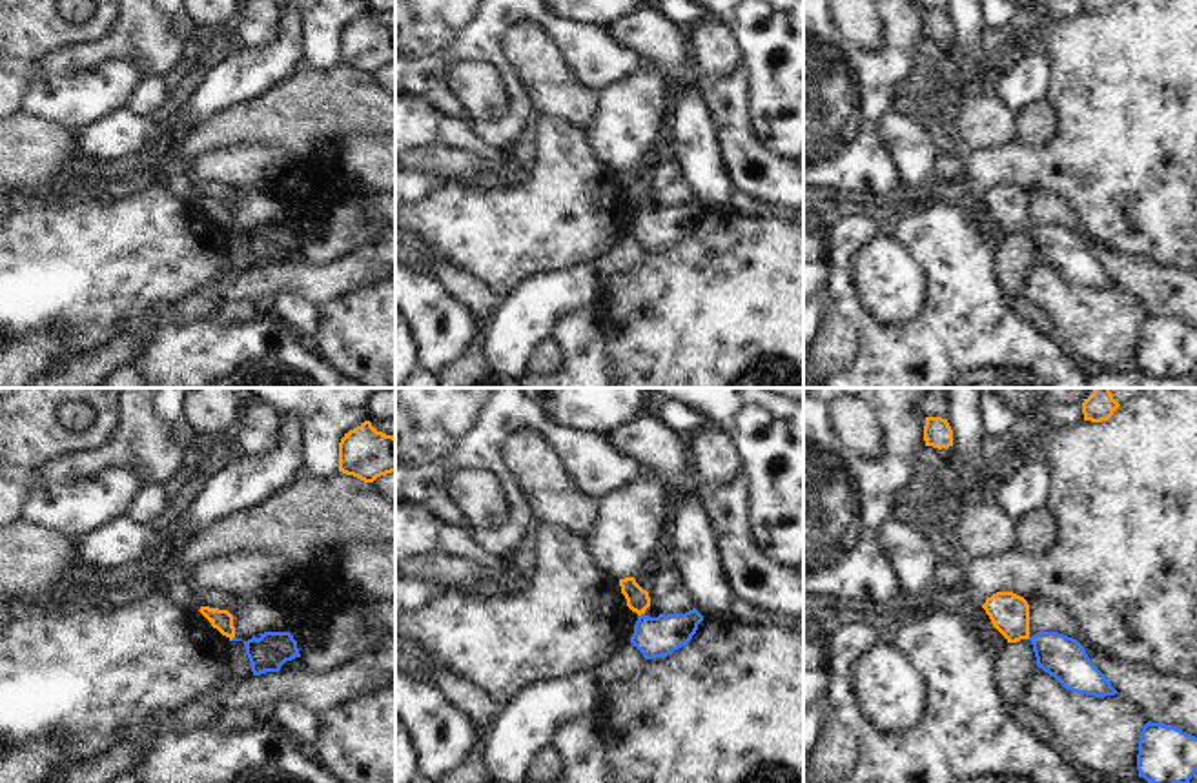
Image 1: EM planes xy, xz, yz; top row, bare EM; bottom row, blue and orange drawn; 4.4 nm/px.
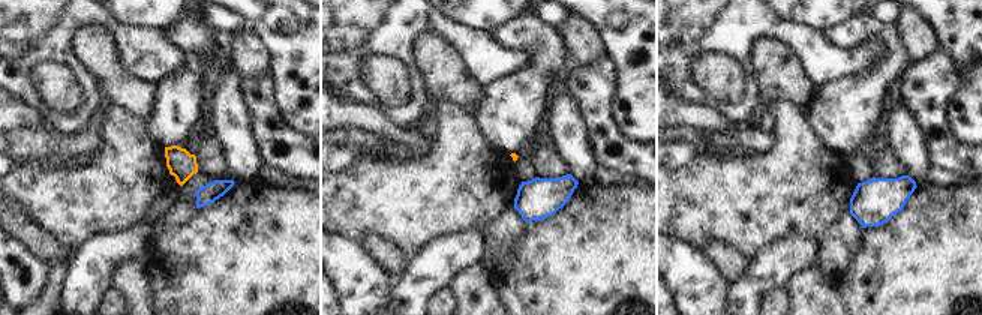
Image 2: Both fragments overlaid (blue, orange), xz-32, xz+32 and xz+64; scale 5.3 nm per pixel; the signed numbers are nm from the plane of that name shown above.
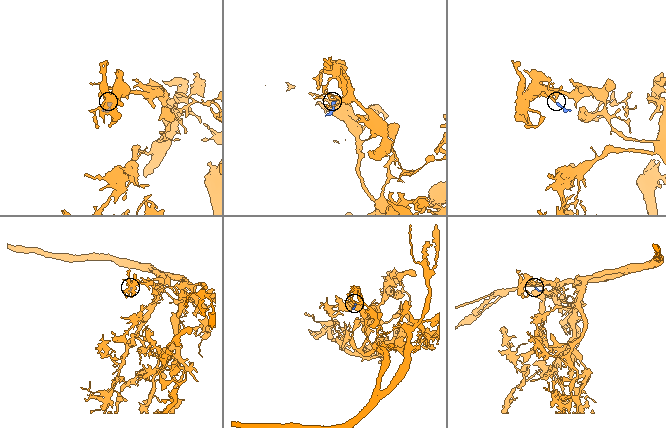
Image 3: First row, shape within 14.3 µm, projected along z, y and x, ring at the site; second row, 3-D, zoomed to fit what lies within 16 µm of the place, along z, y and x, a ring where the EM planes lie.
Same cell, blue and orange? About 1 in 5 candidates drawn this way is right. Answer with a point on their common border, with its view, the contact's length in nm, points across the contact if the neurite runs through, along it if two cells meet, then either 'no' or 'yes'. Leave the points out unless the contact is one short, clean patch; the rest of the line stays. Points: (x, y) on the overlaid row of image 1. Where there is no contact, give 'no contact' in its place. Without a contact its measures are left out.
meets blue in xz at (642, 614); contact 40 nm long; border along xz (644, 612), (638, 616); no

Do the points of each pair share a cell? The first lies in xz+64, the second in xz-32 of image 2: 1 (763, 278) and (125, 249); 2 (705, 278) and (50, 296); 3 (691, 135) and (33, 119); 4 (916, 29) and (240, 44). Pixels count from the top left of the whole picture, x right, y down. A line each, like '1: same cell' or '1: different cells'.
1: same cell
2: different cells
3: different cells
4: same cell

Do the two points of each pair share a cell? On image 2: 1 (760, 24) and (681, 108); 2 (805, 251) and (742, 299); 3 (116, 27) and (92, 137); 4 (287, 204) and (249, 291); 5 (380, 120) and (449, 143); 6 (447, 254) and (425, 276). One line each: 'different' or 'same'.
1: different
2: same
3: different
4: same
5: different
6: same

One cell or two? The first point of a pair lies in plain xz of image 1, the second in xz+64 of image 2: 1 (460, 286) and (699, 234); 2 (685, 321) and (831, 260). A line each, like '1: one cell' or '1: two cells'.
1: two cells
2: two cells

